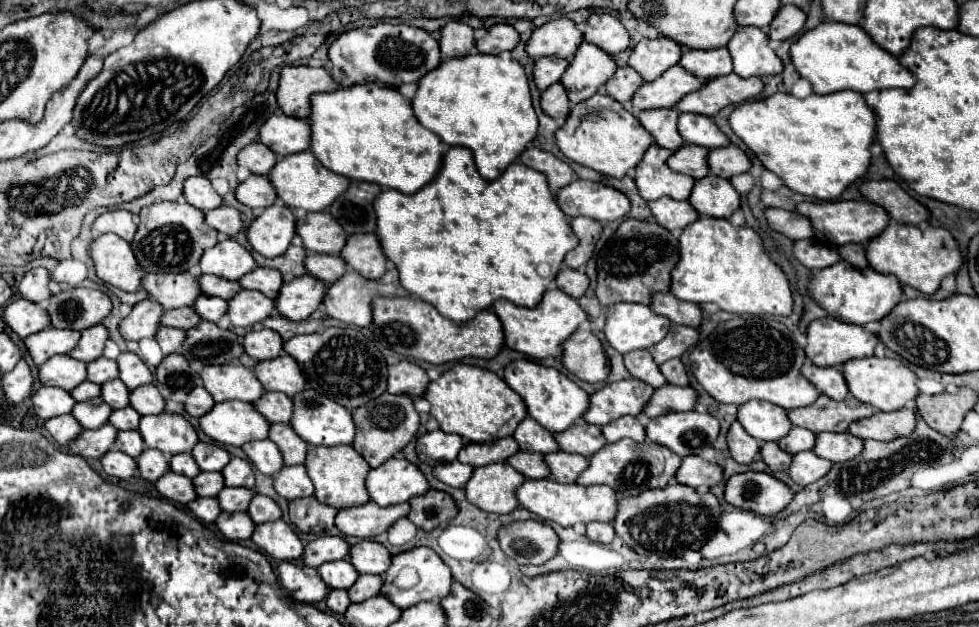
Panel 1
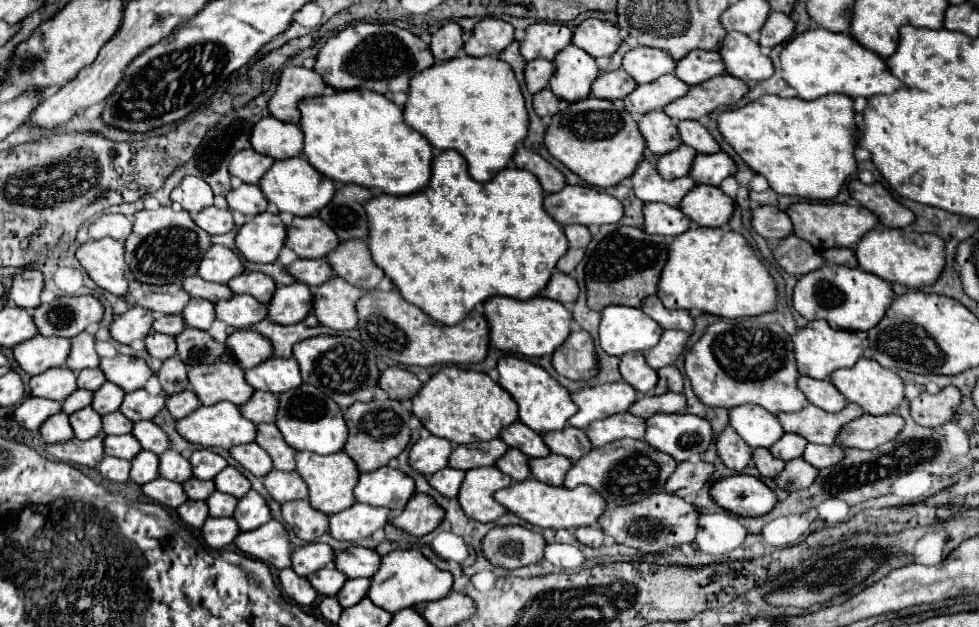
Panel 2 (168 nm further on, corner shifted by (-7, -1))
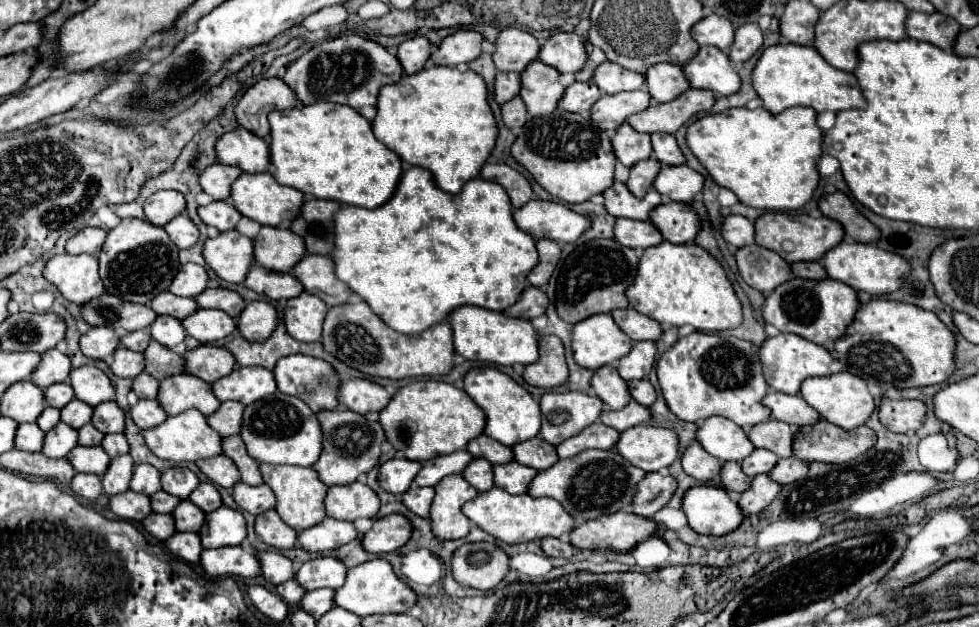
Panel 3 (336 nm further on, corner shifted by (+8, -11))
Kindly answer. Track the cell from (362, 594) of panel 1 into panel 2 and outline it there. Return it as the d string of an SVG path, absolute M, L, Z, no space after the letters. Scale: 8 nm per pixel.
M346 579L336 599L340 601L342 607L352 607L366 597L366 589L368 589L368 579Z

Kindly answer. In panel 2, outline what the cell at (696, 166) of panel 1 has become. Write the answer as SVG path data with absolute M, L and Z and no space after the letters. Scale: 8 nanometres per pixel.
M680 145L678 149L660 155L656 161L656 169L664 179L678 179L688 175L688 169L692 167L692 157L696 155L696 151L686 149L686 145Z

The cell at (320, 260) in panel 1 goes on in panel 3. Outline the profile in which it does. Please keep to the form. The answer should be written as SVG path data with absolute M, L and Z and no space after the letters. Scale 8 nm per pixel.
M251 267L249 275L245 277L245 285L273 301L277 299L291 299L293 295L301 295L301 283L293 279L291 273L277 273L265 267Z

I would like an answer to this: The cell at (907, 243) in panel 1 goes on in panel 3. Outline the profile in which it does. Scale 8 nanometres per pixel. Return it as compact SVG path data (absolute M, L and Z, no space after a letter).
M843 241L837 247L833 247L823 257L823 265L831 279L847 283L855 291L865 291L875 297L889 295L889 293L901 289L901 283L905 281L905 277L909 277L909 261L907 259L901 259L901 255L897 255L897 253L883 251L877 245L857 243L857 241Z

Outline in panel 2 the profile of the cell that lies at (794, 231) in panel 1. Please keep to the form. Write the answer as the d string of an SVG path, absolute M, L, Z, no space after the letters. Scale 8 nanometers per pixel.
M772 205L752 209L752 227L764 239L784 239L792 235L792 221L784 211Z

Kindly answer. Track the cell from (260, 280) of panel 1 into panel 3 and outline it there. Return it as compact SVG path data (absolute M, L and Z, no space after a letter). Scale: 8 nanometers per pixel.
M223 287L205 289L201 295L197 295L195 301L203 309L221 309L235 319L241 315L241 309L245 307L245 301L241 299L241 295L237 291L223 289Z

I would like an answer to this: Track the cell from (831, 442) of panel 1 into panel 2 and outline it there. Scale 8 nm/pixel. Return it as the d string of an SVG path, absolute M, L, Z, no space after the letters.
M806 445L802 459L808 461L812 467L822 469L822 467L832 467L836 461L840 461L842 449L838 445Z

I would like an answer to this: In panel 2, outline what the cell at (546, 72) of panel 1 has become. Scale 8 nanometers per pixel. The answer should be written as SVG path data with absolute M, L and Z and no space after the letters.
M548 59L528 61L524 67L524 79L530 93L538 93L548 87L548 77L552 77L552 63Z

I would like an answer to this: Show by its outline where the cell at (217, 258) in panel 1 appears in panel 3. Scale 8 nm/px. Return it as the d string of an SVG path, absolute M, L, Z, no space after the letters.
M187 263L173 279L169 291L173 291L179 297L197 297L201 295L201 291L207 289L207 283L209 283L209 273L205 271L205 267L197 263Z

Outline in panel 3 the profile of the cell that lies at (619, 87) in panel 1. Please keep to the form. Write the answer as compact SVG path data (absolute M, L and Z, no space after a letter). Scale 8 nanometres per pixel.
M573 83L571 87L565 89L563 99L559 101L559 107L565 111L591 111L593 103L597 103L597 99L603 95L603 91L593 83Z

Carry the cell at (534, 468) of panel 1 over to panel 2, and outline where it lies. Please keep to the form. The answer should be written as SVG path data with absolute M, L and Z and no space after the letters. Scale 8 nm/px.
M508 449L508 453L504 453L498 461L496 467L512 477L512 481L524 481L530 477L528 473L528 457L524 457L524 453L520 453L518 449Z

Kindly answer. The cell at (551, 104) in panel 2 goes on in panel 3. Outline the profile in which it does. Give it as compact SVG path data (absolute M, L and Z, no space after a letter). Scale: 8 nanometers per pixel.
M519 97L511 99L501 109L503 109L503 121L507 127L515 129L515 127L523 127L527 123L527 107Z

